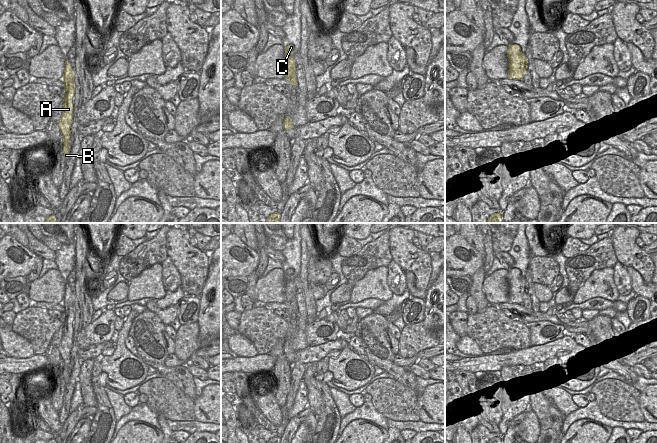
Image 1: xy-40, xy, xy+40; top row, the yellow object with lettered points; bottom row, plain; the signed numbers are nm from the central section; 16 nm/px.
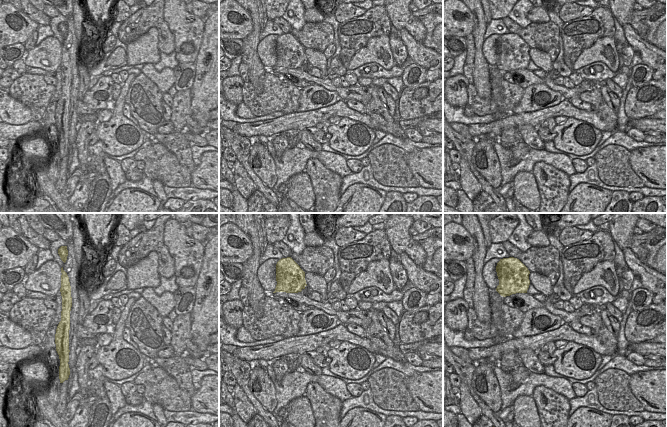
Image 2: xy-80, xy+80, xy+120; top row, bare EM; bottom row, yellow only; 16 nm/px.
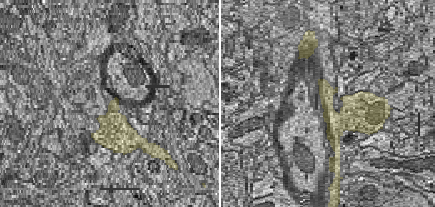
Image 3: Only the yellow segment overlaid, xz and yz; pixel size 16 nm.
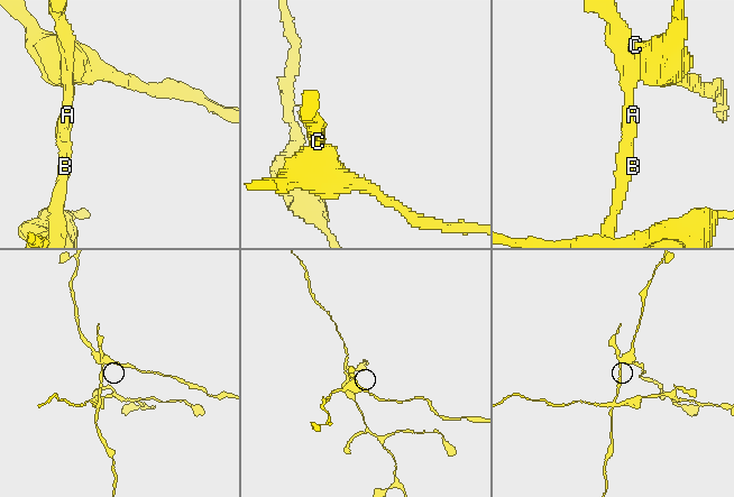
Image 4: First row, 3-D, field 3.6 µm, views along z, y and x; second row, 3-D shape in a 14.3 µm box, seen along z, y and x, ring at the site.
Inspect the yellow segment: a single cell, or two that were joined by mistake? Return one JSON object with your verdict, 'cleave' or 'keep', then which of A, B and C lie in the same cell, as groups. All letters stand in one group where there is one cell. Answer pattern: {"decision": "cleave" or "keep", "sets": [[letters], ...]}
{"decision": "cleave", "sets": [["A", "B"], ["C"]]}

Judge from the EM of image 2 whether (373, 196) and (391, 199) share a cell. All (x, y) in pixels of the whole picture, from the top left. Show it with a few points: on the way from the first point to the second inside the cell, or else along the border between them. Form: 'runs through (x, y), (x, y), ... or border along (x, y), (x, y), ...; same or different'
border along (387, 193), (383, 202); different

